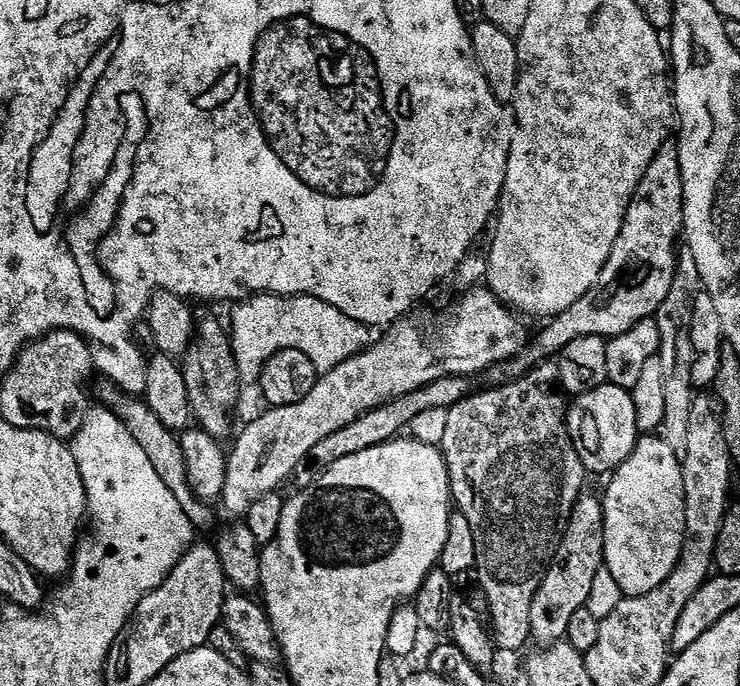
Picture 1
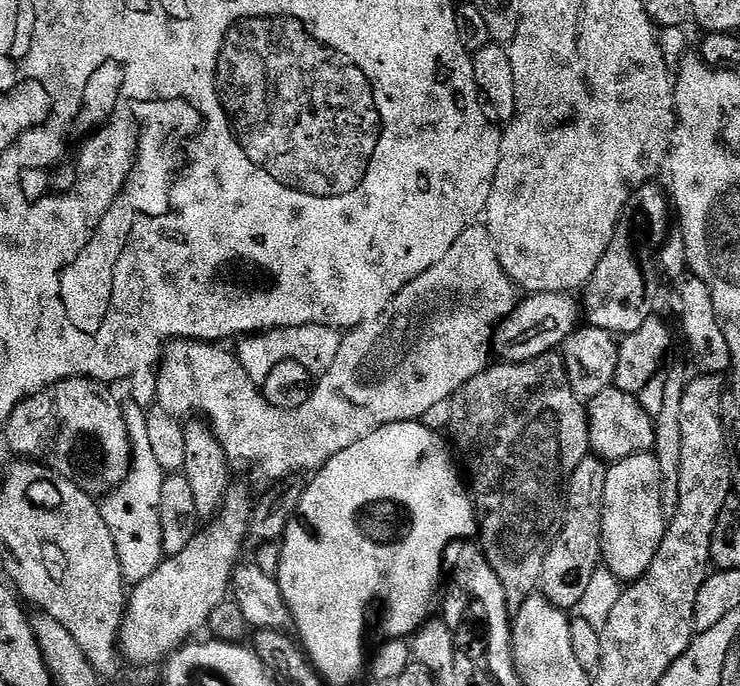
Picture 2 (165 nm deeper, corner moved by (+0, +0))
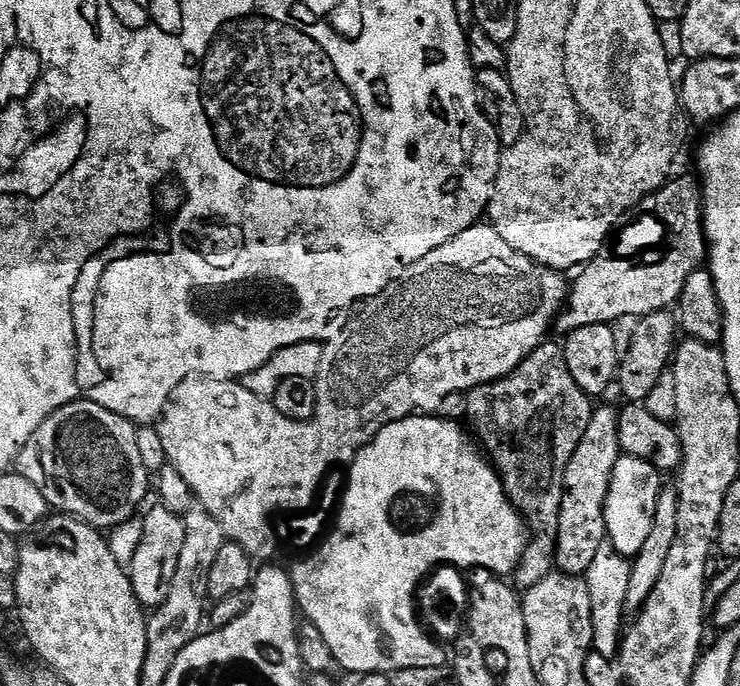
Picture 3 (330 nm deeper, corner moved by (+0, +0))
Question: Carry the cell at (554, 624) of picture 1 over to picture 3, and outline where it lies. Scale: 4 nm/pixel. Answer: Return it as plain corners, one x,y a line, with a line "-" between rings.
597,407
590,418
590,426
586,426
586,434
582,434
582,442
578,442
578,450
574,450
574,458
570,458
570,466
564,475
564,501
558,522
558,542
556,543
556,568
568,576
583,577
590,570
590,564
600,546
606,543
604,531
604,503
610,490
610,478
614,474
614,466
620,461
620,417
617,409

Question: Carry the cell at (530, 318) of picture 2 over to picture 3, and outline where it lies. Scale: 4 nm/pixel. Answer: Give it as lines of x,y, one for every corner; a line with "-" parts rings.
695,175
678,176
640,201
635,209
641,244
637,252
609,260
597,258
579,269
580,277
571,281
567,301
556,317
555,331
567,334
582,326
615,325
616,320
627,316
639,318
671,309
679,301
686,278
698,271
703,260
705,263
706,241
701,181

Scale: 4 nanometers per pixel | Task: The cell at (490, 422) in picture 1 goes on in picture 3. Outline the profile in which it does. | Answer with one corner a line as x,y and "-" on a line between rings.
551,342
538,345
509,376
491,380
489,384
480,384
471,389
467,397
467,423
472,423
471,431
475,439
482,445
492,467
500,475
509,502
516,507
516,511
528,525
528,548
514,573
515,587
527,590
538,586
538,582
542,582
542,578
549,576
556,568
558,522
564,501
564,475
570,466
570,458
574,458
574,450
578,450
578,442
582,442
582,434
586,434
586,426
590,426
594,404
580,389
578,382
574,382
566,366
563,347

